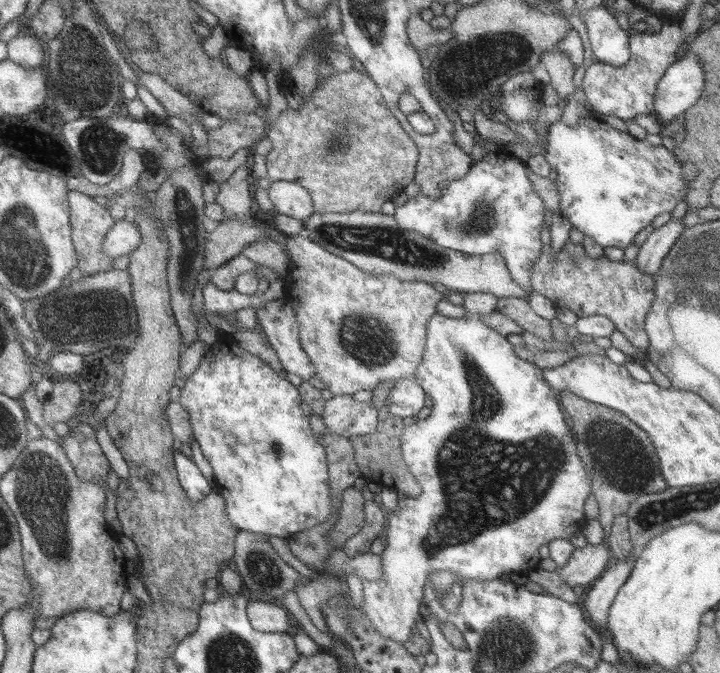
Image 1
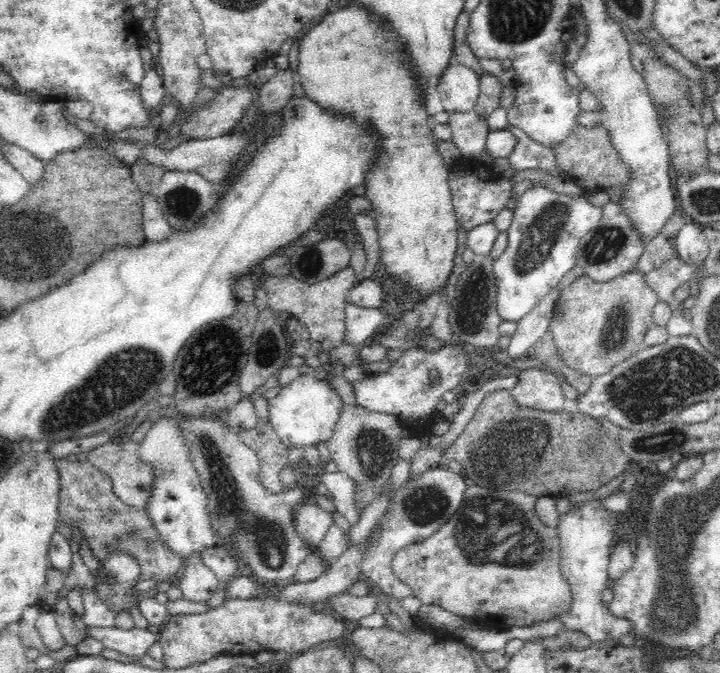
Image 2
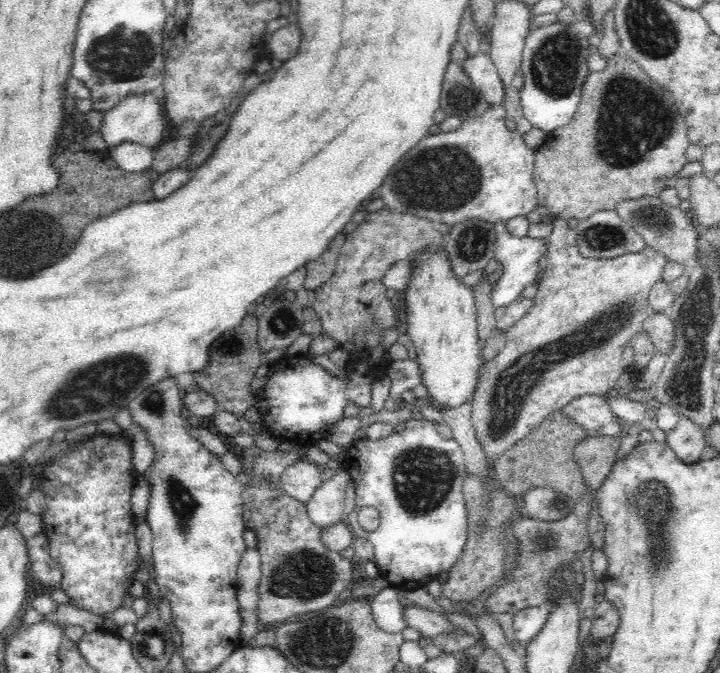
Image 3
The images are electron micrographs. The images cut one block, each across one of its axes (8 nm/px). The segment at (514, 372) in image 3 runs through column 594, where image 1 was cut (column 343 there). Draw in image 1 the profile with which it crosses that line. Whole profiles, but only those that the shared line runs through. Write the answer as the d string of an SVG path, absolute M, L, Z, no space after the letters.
M301 235L298 238L295 236L287 237L286 246L288 247L288 253L290 253L290 278L292 278L292 282L286 283L284 302L295 310L302 348L308 354L314 368L316 368L315 376L326 385L326 389L330 390L334 396L353 395L360 392L360 390L372 390L380 382L414 378L424 359L429 320L433 318L434 314L437 314L436 306L445 297L445 294L441 294L434 286L426 282L400 281L394 276L377 276L376 274L362 272L356 265L346 261L344 257L338 257L337 254L330 253L324 246L318 245L316 241L310 241L310 239Z

